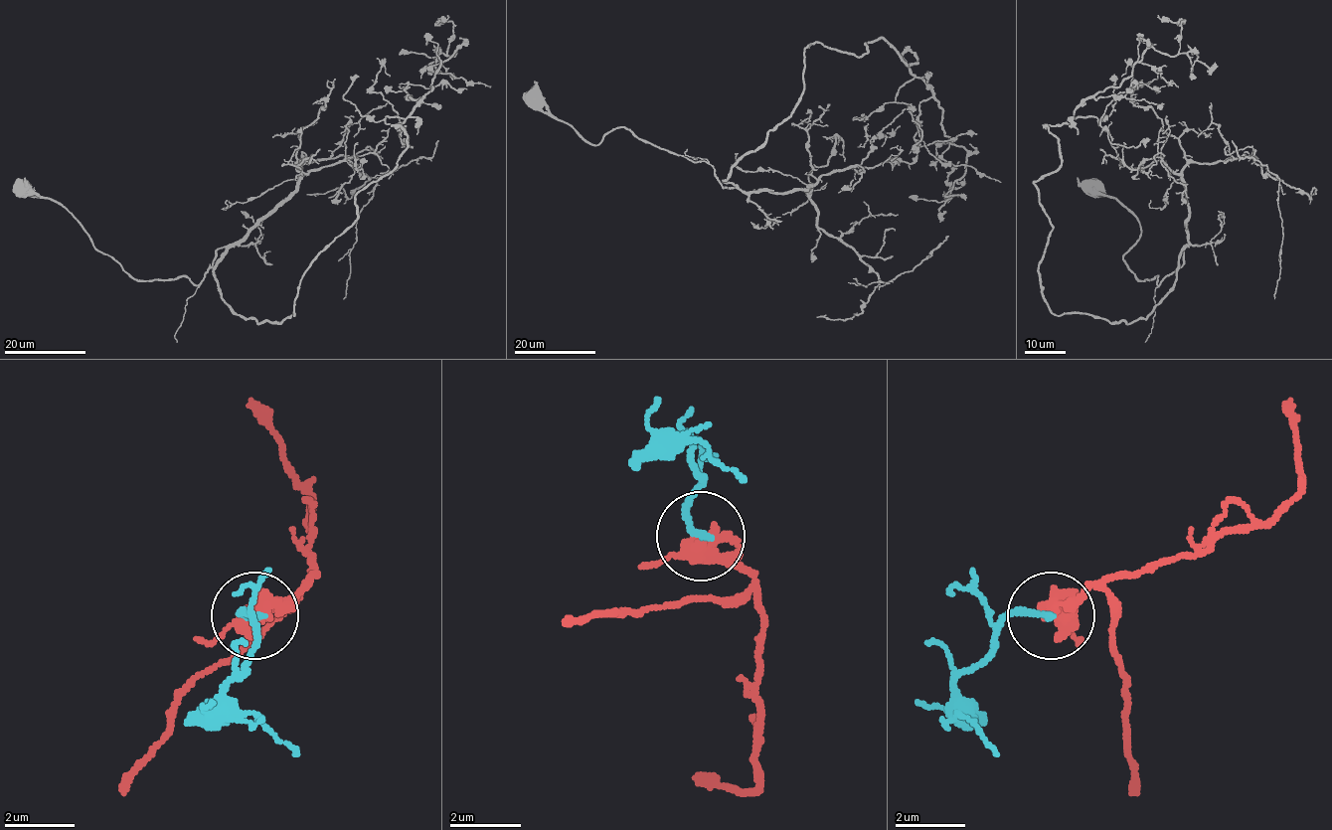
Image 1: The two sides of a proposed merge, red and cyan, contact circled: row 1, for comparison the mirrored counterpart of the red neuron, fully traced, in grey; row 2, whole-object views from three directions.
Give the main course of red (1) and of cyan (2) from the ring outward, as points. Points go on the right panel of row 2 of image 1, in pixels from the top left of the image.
1: (1049, 613), (1092, 579), (1197, 561), (1267, 526), (1302, 491), (1293, 395)
2: (1049, 613), (1005, 622), (952, 692), (996, 753)

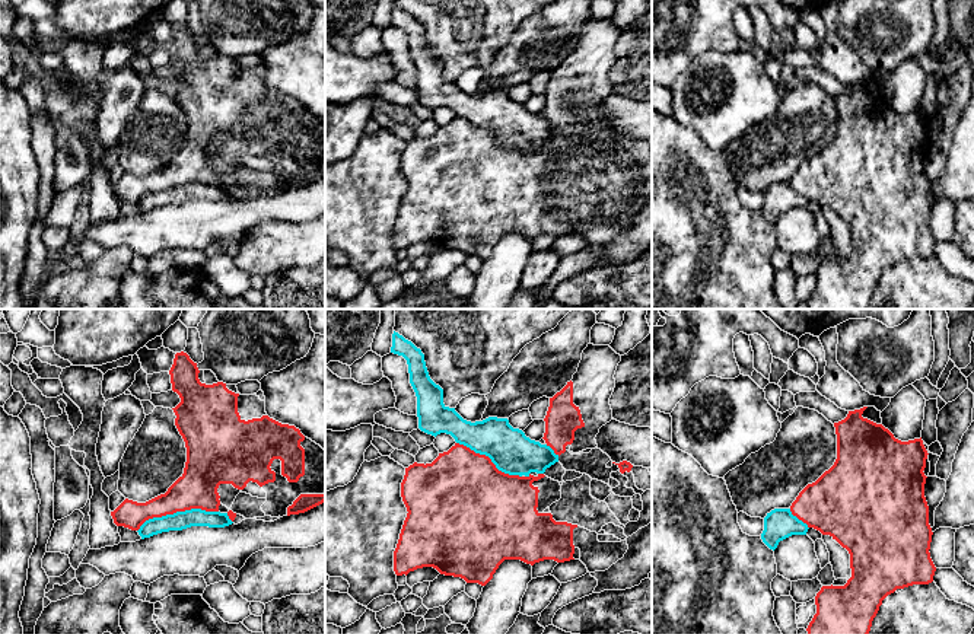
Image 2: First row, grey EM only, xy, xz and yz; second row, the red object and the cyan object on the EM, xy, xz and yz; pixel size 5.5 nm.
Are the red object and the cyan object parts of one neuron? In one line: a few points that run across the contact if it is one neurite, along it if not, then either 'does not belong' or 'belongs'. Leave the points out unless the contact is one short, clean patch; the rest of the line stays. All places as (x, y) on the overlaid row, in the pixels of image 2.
does not belong

